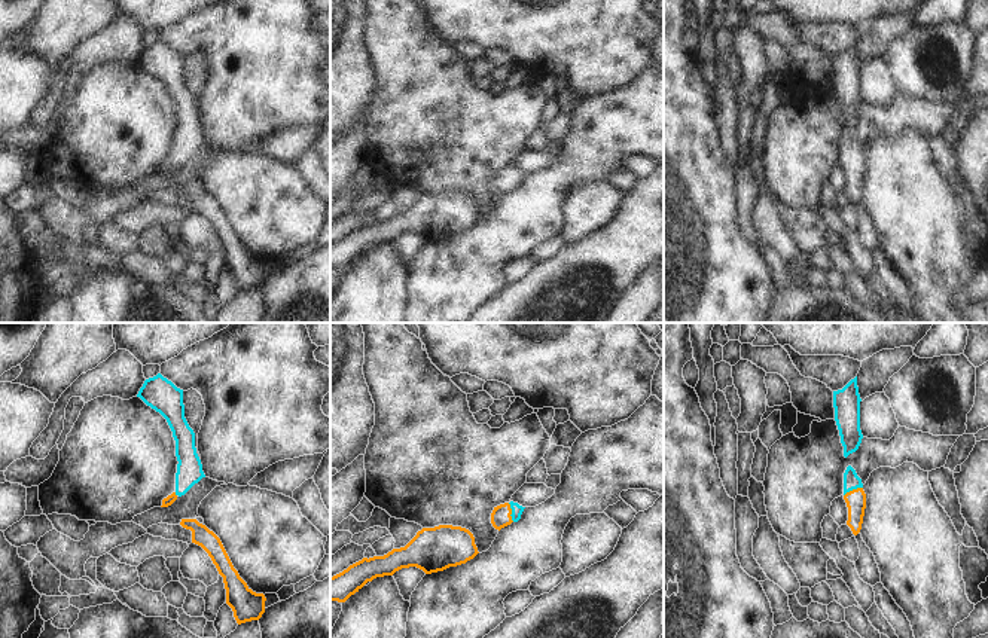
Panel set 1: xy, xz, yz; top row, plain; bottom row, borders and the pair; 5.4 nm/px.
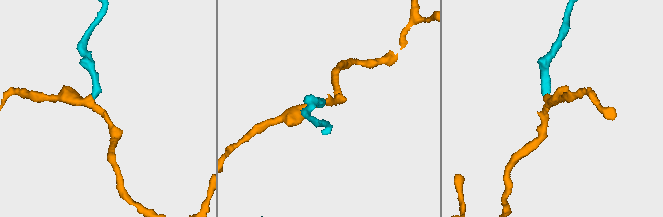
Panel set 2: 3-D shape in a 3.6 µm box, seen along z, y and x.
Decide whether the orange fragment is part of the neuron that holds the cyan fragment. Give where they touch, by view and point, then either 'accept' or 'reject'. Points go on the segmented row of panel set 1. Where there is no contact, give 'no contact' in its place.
xz (512, 512) | accept

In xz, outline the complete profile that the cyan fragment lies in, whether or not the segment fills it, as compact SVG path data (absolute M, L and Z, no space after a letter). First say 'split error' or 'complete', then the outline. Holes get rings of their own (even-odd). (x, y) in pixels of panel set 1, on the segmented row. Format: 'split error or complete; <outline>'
split error; M504 503L494 507L491 513L491 523L495 529L501 529L512 522L518 522L525 507L519 506L518 503Z

